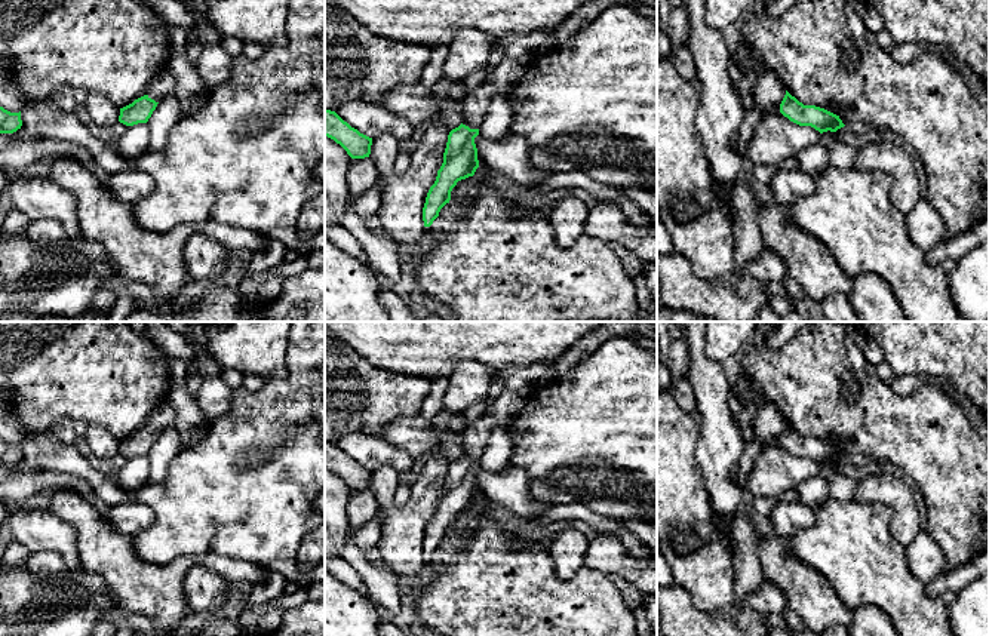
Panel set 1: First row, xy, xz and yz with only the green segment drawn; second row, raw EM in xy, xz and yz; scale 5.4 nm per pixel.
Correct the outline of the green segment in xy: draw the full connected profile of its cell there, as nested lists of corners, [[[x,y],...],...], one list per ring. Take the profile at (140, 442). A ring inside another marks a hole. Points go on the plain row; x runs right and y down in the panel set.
[[[166,400],[163,405],[151,415],[148,424],[135,431],[132,436],[120,440],[119,454],[126,458],[133,458],[138,455],[147,455],[151,449],[153,443],[156,442],[157,436],[169,428],[173,427],[175,423],[175,409]]]

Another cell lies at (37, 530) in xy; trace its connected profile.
[[[16,509],[7,511],[6,523],[12,531],[13,540],[30,551],[61,554],[65,569],[70,572],[77,572],[83,568],[74,528],[50,510]]]

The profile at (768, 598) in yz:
[[[764,580],[743,602],[743,605],[762,617],[783,614],[787,609],[787,599],[783,590],[774,583]]]

